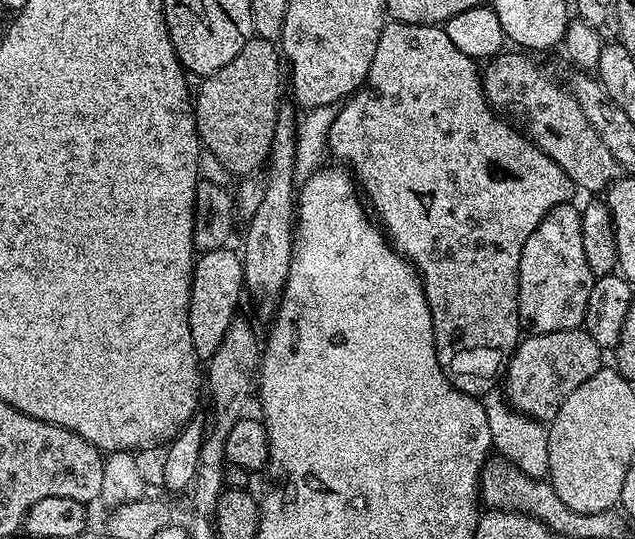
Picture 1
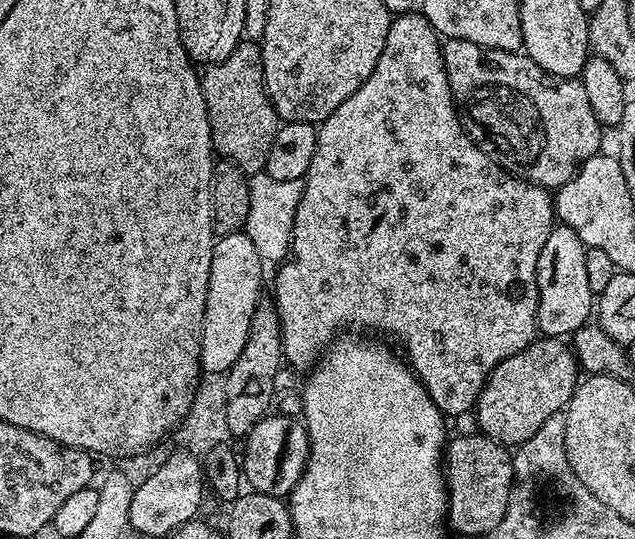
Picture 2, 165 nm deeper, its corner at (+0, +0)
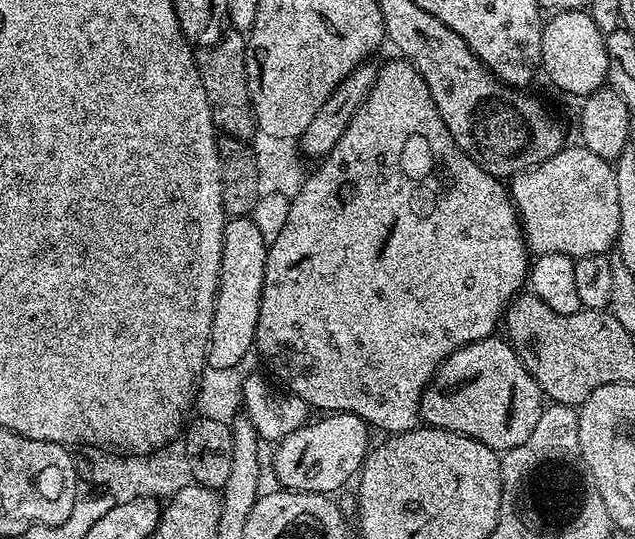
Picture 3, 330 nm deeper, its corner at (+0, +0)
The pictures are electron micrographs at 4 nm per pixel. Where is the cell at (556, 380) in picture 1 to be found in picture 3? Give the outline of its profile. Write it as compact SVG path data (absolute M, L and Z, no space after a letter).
M496 334L490 335L484 340L462 346L447 356L432 375L432 383L424 388L418 416L429 428L441 428L469 436L490 446L497 454L503 454L514 446L522 446L522 442L534 434L534 426L538 426L538 418L546 407L546 397L536 379L520 361L516 349L507 339L500 337L499 340L498 337Z

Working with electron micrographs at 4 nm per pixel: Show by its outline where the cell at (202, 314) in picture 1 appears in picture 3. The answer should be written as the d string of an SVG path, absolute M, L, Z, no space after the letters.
M233 216L225 219L222 234L222 262L220 281L216 291L212 340L208 343L208 368L217 373L236 370L253 351L256 343L258 310L262 302L262 282L266 274L268 244L262 238L258 226L248 216Z

